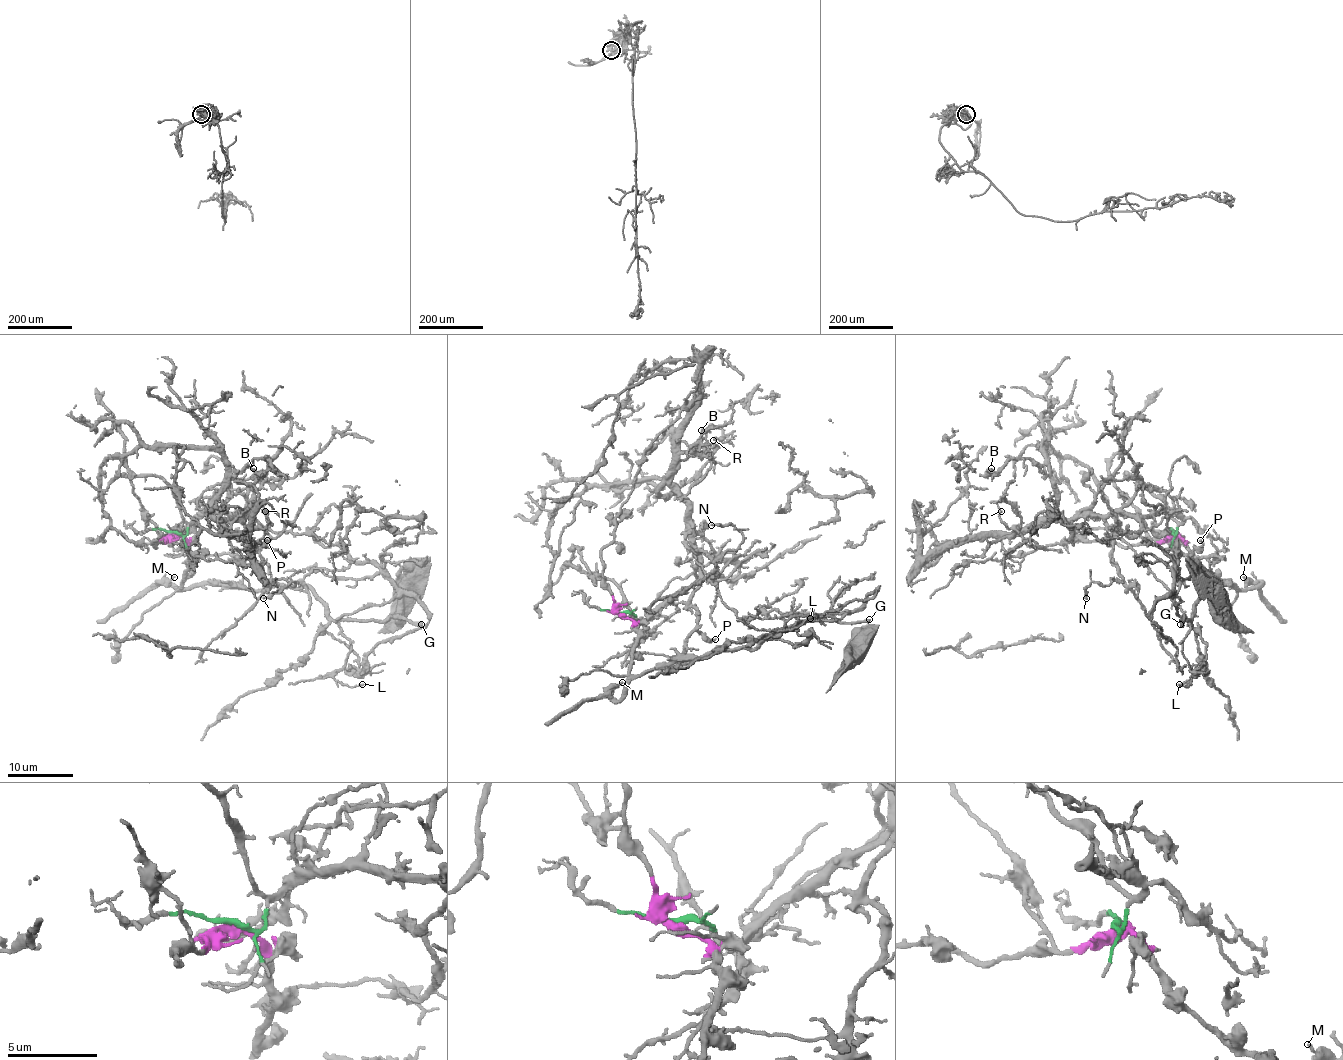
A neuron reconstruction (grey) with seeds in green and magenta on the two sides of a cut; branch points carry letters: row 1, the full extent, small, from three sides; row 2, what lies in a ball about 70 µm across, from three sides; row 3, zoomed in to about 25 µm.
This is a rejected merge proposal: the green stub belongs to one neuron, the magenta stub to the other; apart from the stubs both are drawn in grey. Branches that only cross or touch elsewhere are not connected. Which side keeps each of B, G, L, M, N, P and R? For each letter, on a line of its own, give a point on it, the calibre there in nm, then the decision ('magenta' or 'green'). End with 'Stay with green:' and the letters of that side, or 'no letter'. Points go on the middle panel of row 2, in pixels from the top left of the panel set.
B: (701, 430) | 190 nm | green
G: (869, 619) | 440 nm | magenta
L: (810, 618) | 110 nm | magenta
M: (622, 682) | 160 nm | magenta
N: (711, 525) | 150 nm | green
P: (715, 639) | 140 nm | green
R: (713, 440) | 110 nm | green
Stay with green: B, N, P, R

